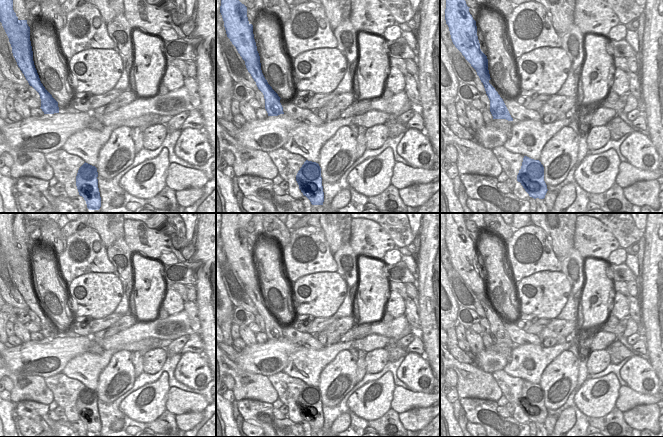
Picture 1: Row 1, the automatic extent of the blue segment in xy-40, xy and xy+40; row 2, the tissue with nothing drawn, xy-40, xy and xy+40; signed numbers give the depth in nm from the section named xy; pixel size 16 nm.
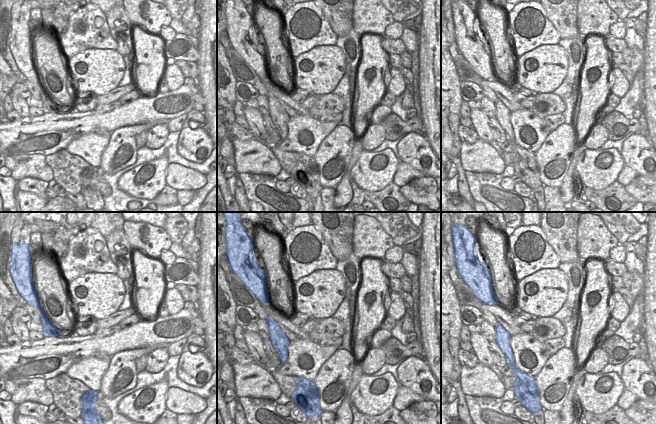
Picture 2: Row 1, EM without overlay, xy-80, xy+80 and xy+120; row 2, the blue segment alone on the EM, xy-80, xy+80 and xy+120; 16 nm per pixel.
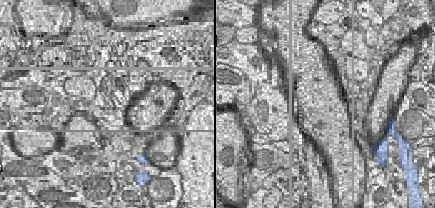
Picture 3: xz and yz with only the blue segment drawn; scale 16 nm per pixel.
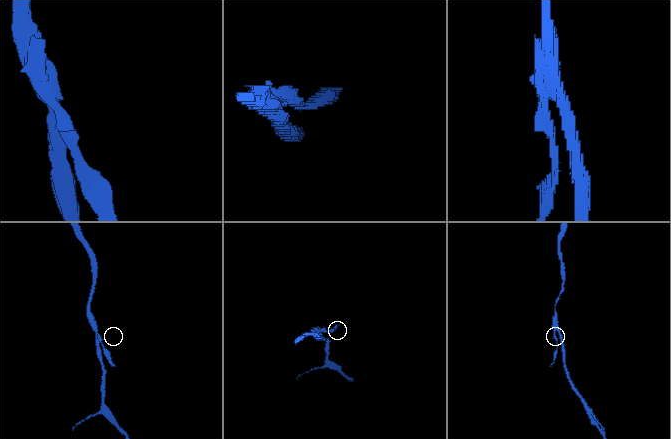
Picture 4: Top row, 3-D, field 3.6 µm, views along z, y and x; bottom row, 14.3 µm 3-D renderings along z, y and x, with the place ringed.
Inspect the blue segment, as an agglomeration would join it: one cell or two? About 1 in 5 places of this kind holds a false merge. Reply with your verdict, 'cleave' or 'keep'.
cleave

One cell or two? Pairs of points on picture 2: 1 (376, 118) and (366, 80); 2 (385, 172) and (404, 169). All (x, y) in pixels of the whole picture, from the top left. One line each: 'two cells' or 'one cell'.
1: two cells
2: two cells

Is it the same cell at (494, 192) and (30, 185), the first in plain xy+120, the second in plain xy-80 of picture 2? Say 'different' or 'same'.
same

